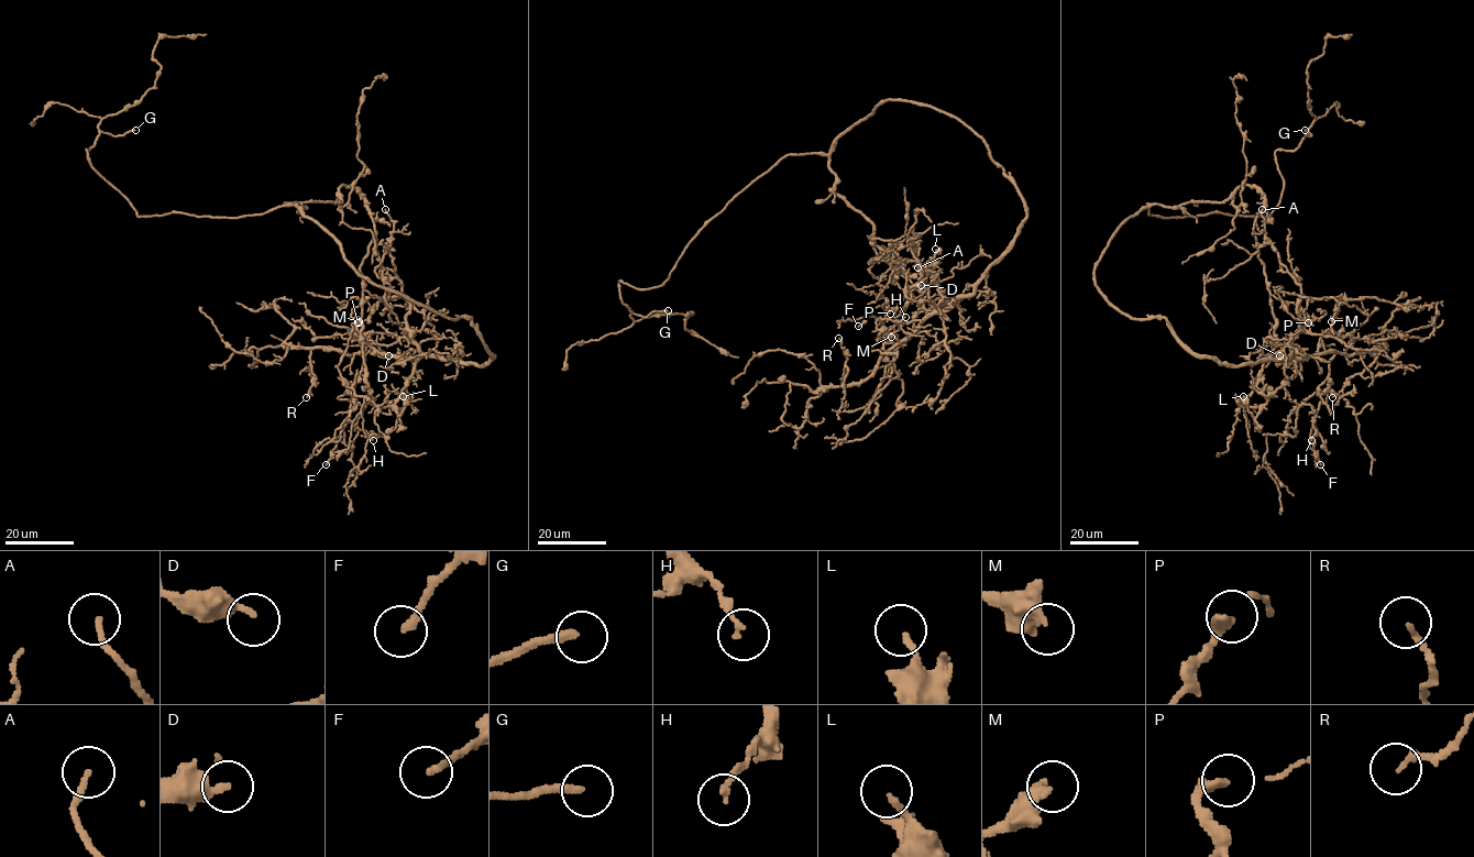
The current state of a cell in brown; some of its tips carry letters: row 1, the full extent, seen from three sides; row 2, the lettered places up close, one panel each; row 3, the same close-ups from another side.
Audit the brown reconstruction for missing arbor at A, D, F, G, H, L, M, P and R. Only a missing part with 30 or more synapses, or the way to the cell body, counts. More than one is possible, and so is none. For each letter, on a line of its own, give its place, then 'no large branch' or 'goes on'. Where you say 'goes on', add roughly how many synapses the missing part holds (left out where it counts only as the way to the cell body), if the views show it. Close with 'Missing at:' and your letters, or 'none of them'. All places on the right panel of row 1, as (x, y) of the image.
A: place (1262, 209); no large branch
D: place (1279, 355); no large branch
F: place (1320, 464); no large branch
G: place (1305, 130); goes on; 60 synapses
H: place (1311, 440); no large branch
L: place (1243, 396); no large branch
M: place (1331, 321); no large branch
P: place (1308, 322); no large branch
R: place (1332, 397); no large branch
Missing at: G

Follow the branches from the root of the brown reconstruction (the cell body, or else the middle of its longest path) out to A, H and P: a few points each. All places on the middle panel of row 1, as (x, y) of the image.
A: (893, 100), (969, 125), (1026, 207), (1019, 234), (972, 293), (934, 306), (917, 267)
H: (893, 100), (969, 125), (1026, 207), (1019, 234), (972, 293), (903, 339), (883, 331), (880, 320), (905, 317)
P: (893, 100), (930, 106), (969, 125), (1023, 199), (1026, 219), (972, 293), (945, 296), (931, 272), (890, 314)

